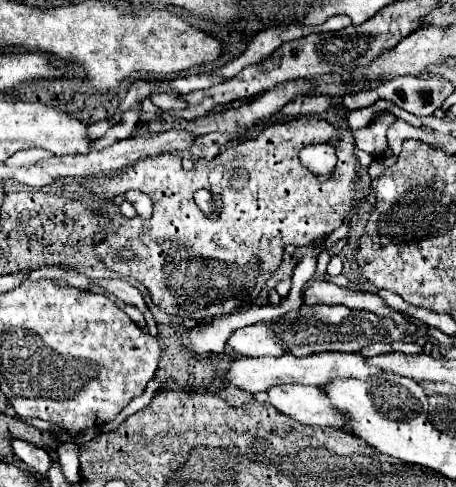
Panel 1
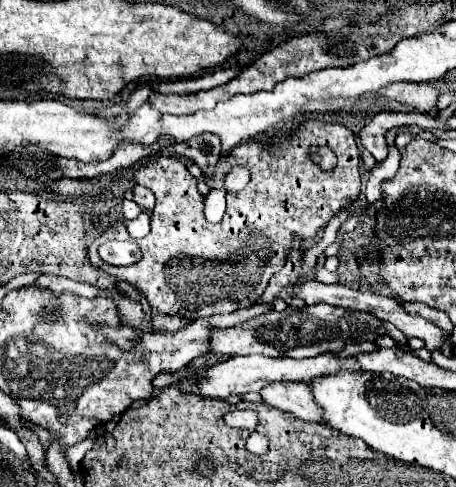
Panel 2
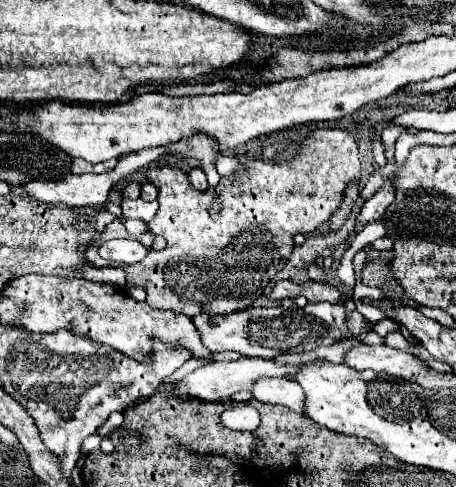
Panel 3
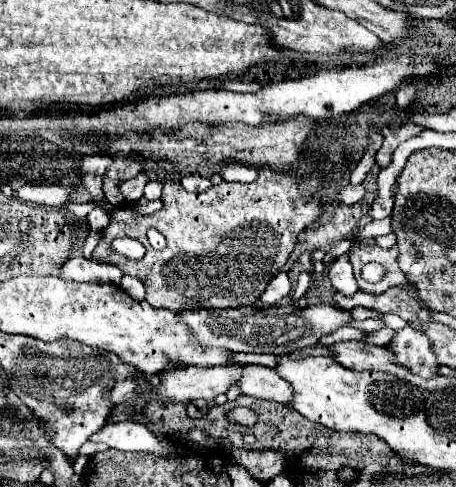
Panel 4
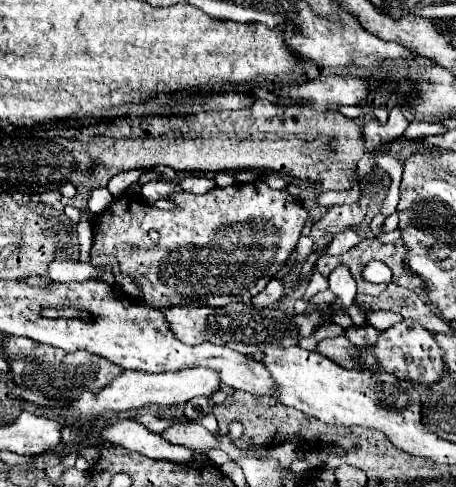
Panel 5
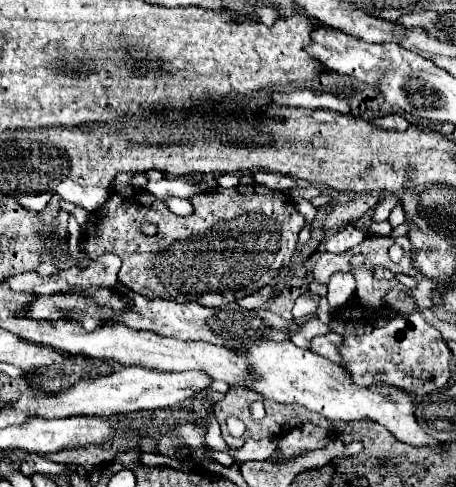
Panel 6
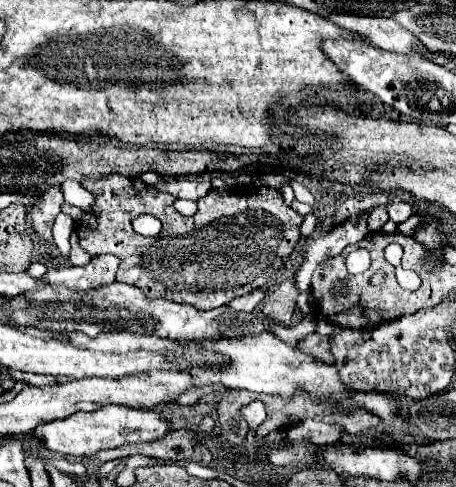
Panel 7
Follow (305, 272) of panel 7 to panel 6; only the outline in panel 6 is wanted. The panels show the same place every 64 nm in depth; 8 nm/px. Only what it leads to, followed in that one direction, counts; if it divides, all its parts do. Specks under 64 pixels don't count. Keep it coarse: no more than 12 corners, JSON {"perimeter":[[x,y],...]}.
{"perimeter":[[348,224],[322,244],[324,252],[342,254],[368,236],[366,228]]}

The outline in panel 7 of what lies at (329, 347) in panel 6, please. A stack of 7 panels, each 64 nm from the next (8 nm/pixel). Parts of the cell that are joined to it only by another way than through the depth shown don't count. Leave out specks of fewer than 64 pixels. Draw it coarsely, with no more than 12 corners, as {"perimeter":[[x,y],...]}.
{"perimeter":[[310,334],[298,344],[302,352],[334,364],[328,348],[332,336]]}

